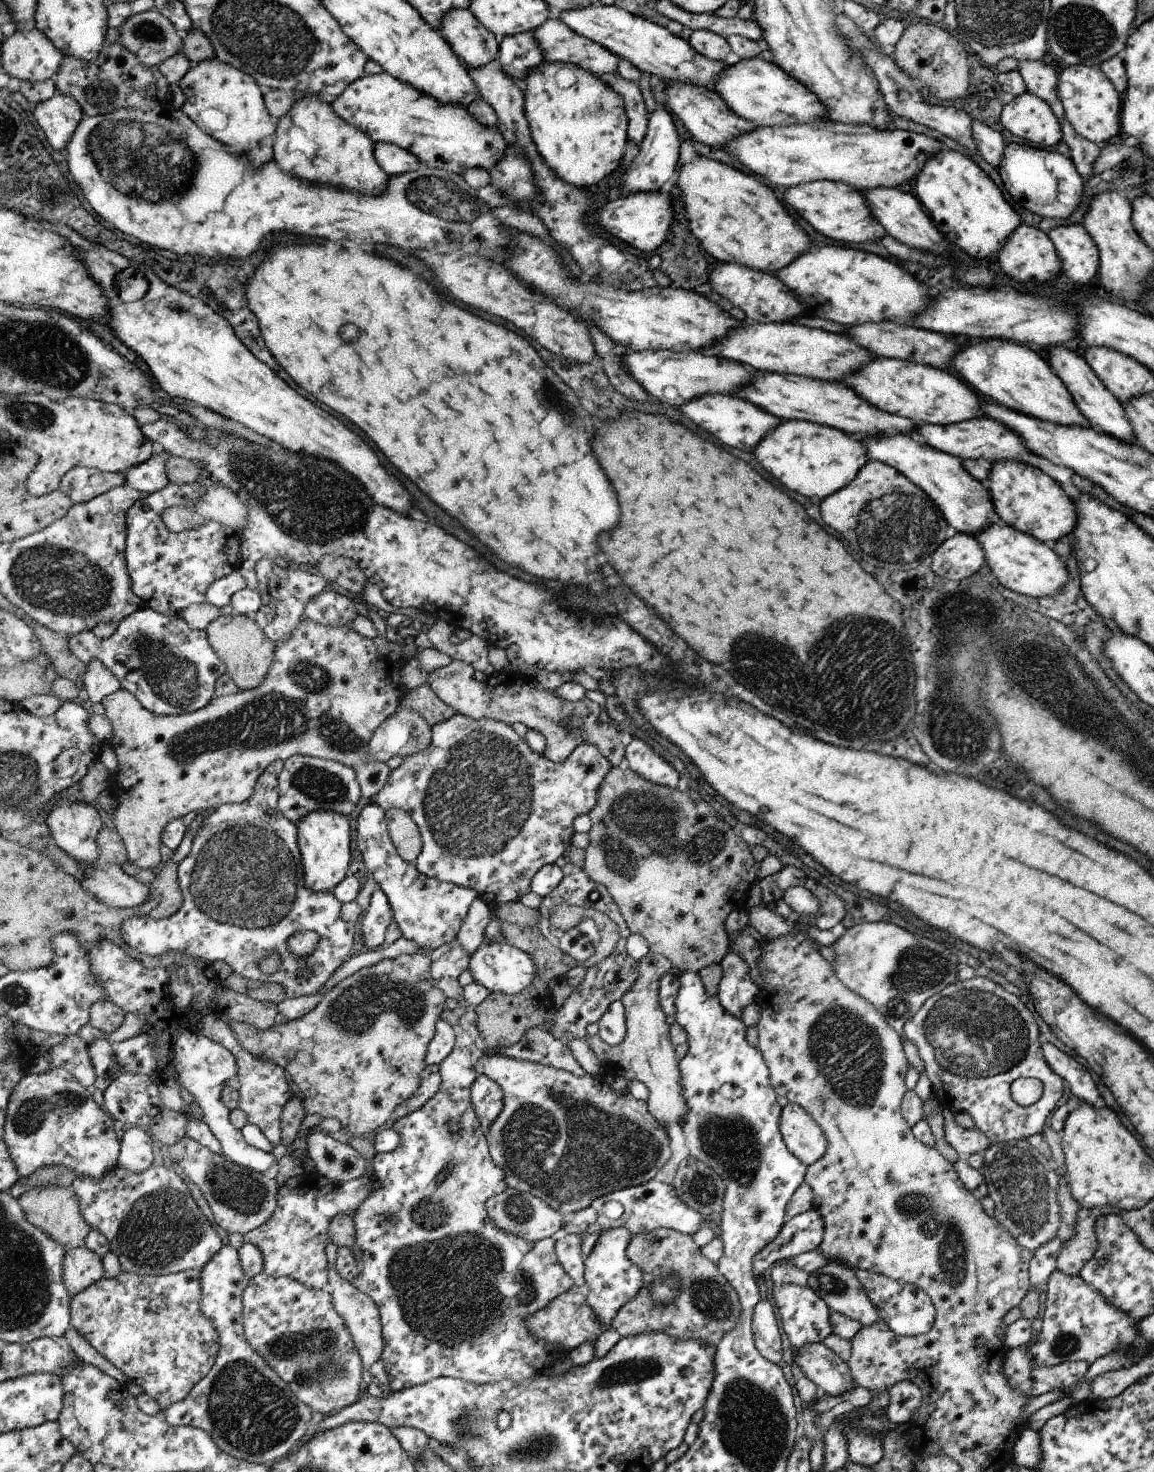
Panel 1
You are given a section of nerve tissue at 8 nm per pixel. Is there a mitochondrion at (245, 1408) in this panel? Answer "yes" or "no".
yes

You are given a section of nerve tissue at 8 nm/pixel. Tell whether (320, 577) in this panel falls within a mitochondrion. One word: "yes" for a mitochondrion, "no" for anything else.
no

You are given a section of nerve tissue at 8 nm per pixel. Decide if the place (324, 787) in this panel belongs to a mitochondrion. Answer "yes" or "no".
yes

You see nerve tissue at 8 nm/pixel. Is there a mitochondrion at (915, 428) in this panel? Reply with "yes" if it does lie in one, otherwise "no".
no

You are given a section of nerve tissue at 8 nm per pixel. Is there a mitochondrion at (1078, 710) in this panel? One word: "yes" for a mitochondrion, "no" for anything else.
yes

